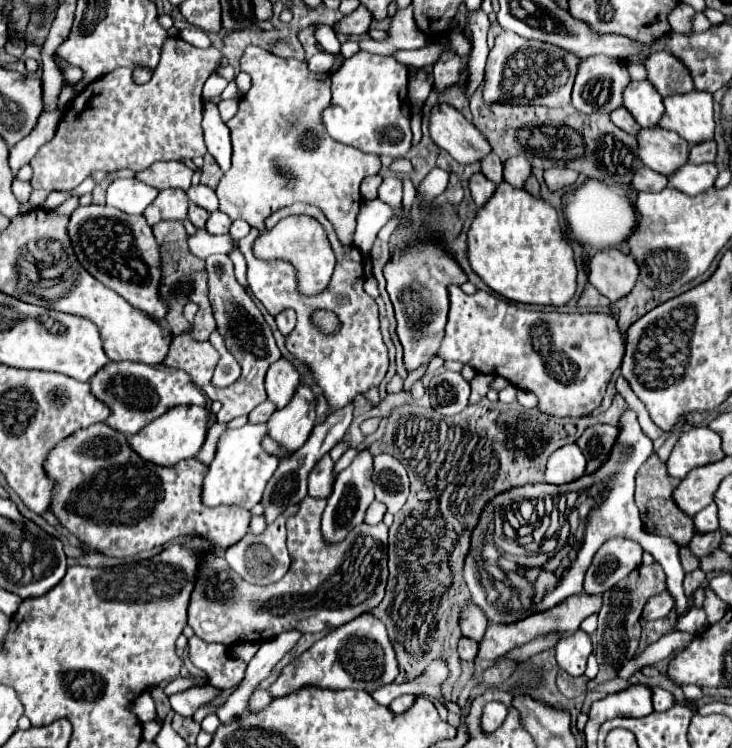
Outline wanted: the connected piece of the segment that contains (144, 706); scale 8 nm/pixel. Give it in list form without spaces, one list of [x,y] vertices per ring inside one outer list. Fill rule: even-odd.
[[[143,693],[135,705],[133,705],[137,717],[141,719],[141,723],[149,723],[149,721],[155,721],[157,717],[157,707],[155,707],[155,699],[151,697],[151,693]]]

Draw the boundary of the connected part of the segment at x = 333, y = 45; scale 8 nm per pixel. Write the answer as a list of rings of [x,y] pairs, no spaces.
[[[315,23],[315,39],[319,41],[319,45],[323,47],[323,49],[327,49],[329,53],[339,53],[339,49],[341,49],[341,43],[339,43],[339,39],[337,39],[337,35],[335,35],[335,31],[329,27],[329,25],[323,25],[323,23]]]

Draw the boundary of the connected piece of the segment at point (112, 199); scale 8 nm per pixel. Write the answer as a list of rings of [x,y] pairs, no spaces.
[[[115,179],[107,189],[107,205],[125,213],[143,213],[159,195],[159,189],[139,179]]]

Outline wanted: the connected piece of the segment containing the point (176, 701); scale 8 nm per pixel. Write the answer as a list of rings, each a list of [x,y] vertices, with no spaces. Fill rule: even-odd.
[[[193,687],[185,693],[177,693],[177,695],[171,695],[171,705],[177,713],[185,715],[185,717],[193,717],[193,713],[205,705],[207,701],[213,701],[217,695],[221,695],[221,691],[217,687]]]

